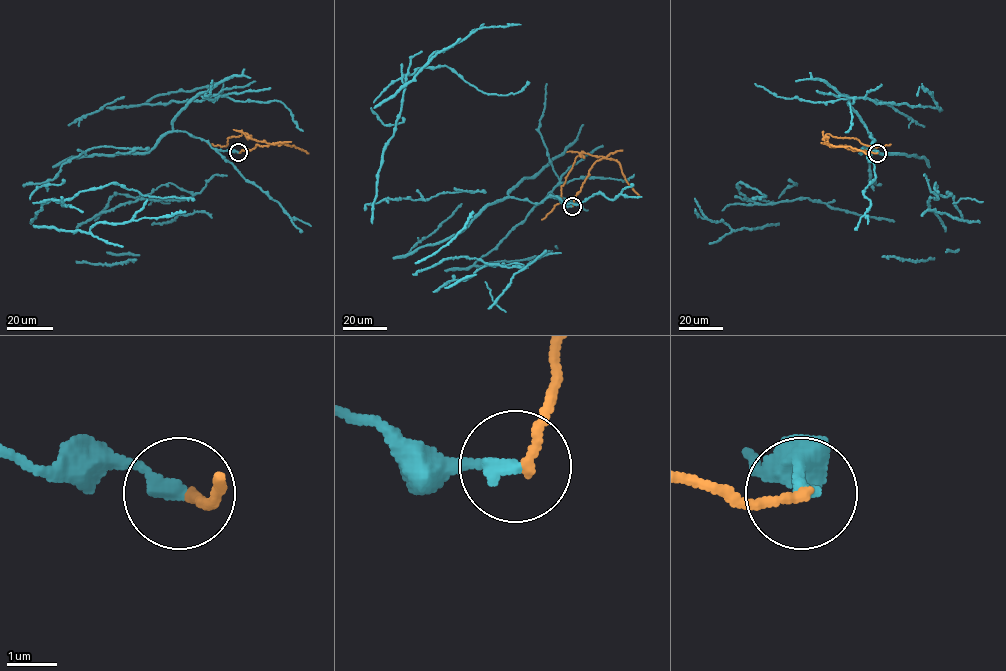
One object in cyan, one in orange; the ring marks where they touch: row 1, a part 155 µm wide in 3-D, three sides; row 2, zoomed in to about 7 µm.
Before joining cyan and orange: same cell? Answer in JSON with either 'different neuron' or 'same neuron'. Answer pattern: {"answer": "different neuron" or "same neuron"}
{"answer": "different neuron"}

